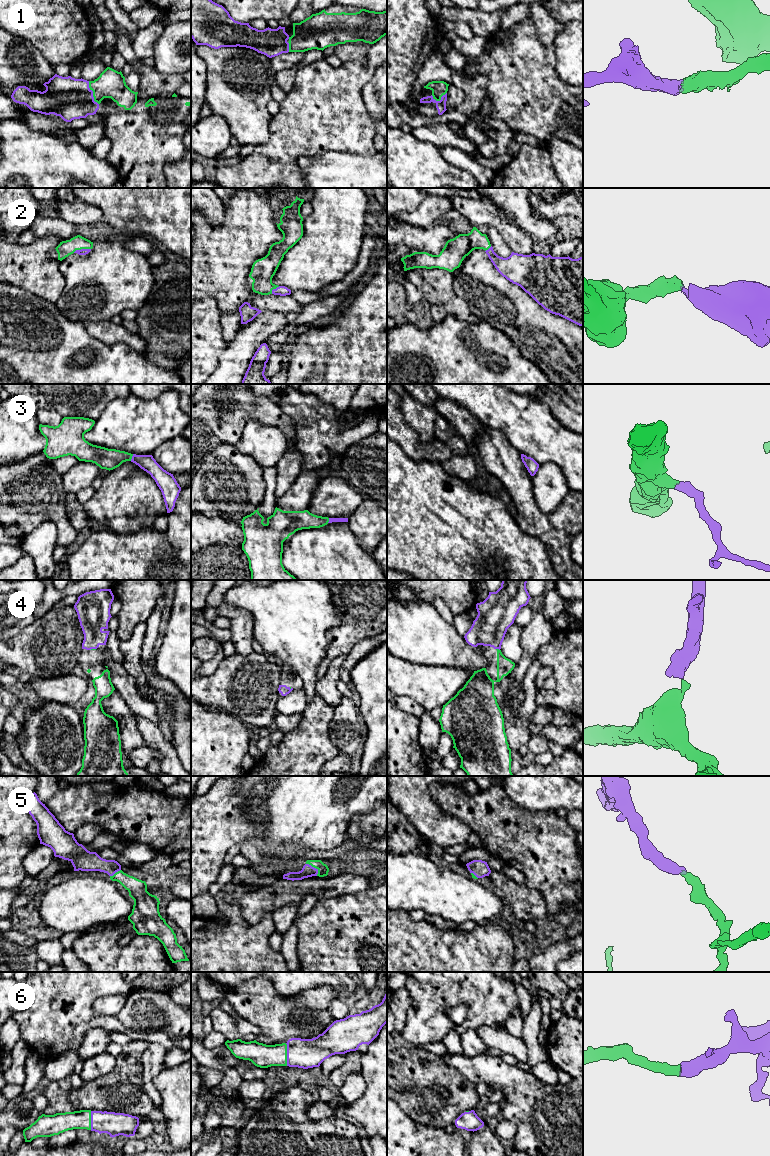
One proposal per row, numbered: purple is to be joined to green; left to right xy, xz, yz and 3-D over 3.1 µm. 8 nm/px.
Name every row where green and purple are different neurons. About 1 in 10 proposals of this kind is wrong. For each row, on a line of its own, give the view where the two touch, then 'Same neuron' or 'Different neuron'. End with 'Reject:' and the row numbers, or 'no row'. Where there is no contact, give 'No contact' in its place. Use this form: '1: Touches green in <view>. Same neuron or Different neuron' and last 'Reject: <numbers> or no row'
1: Touches green in xy. Same neuron
2: Touches green in xy. Same neuron
3: Touches green in xy. Same neuron
4: Touches green in yz. Same neuron
5: Touches green in xz. Same neuron
6: Touches green in xz. Same neuron
Reject: no row

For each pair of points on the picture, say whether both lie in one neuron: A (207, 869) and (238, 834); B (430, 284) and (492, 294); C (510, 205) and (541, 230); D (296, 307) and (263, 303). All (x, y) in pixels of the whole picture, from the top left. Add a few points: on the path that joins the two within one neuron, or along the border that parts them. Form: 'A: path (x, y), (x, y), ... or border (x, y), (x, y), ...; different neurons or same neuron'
A: path (208, 859), (228, 839); same neuron
B: border (452, 275), (453, 291), (468, 305); different neurons
C: path (518, 209), (533, 224); same neuron
D: path (288, 304), (271, 303); same neuron

